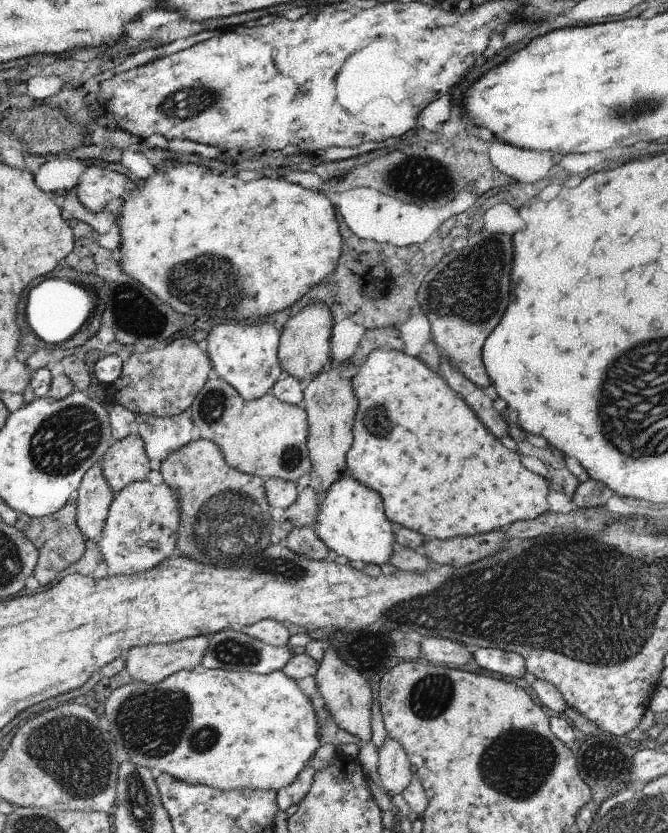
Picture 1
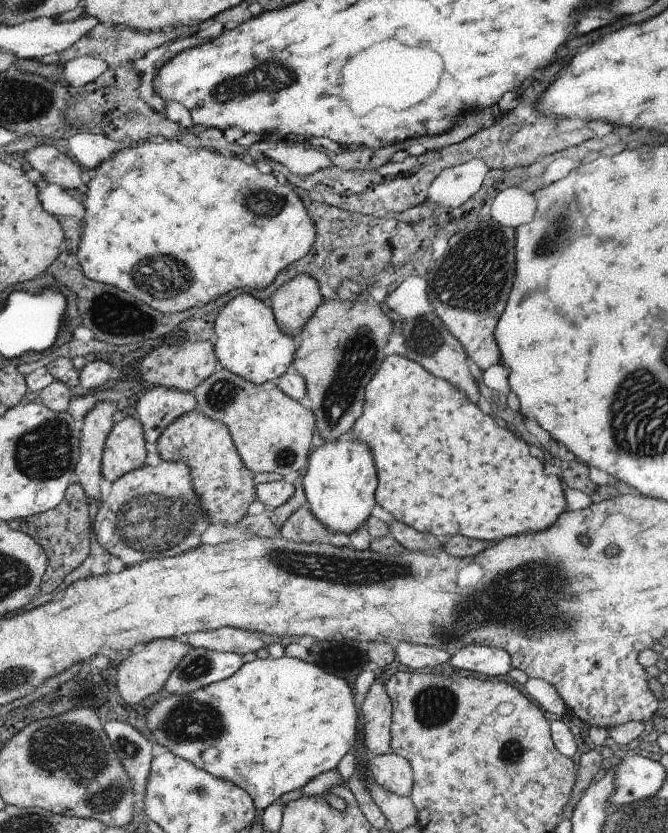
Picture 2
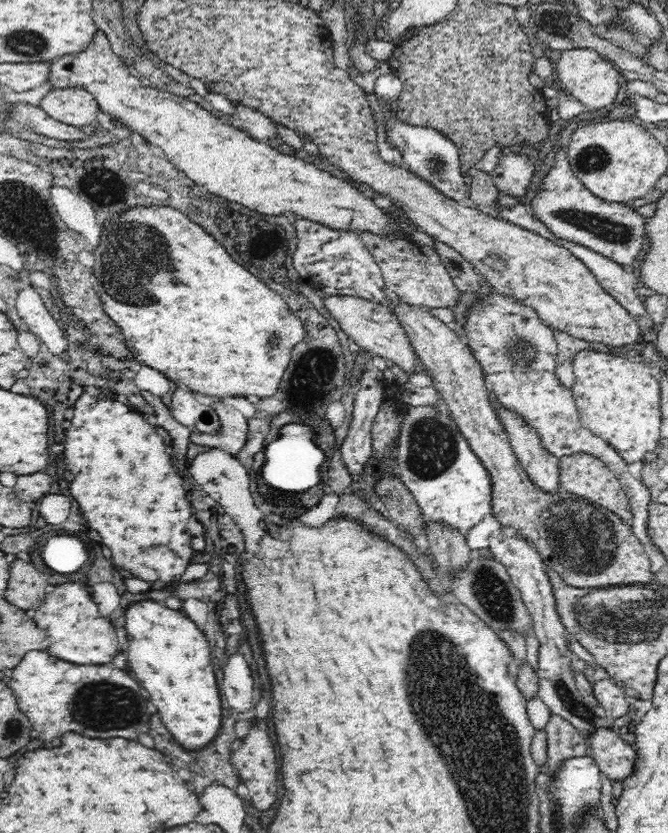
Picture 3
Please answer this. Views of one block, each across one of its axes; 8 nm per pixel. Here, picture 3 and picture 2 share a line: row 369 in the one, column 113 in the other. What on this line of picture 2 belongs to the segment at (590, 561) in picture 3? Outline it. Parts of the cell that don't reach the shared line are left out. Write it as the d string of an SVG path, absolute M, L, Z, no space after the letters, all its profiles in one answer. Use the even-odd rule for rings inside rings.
M117 416L103 446L101 478L113 484L123 474L141 468L145 462L145 448L141 422L135 416Z

